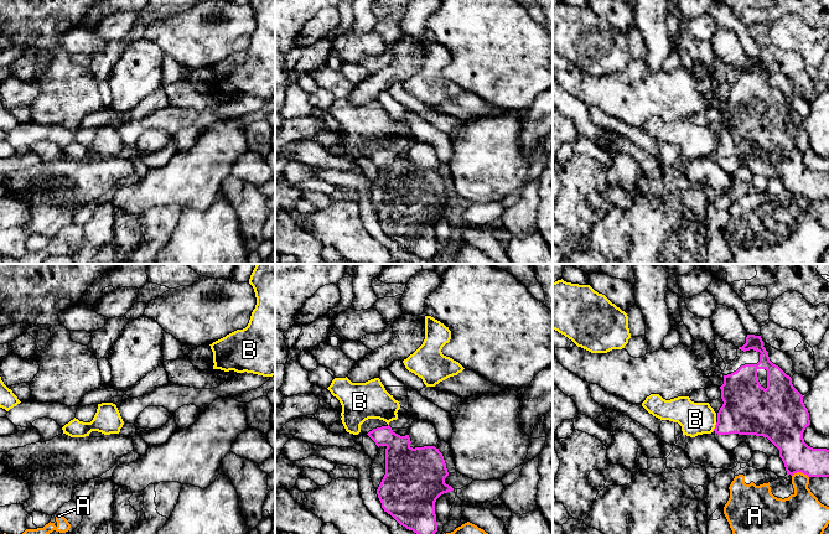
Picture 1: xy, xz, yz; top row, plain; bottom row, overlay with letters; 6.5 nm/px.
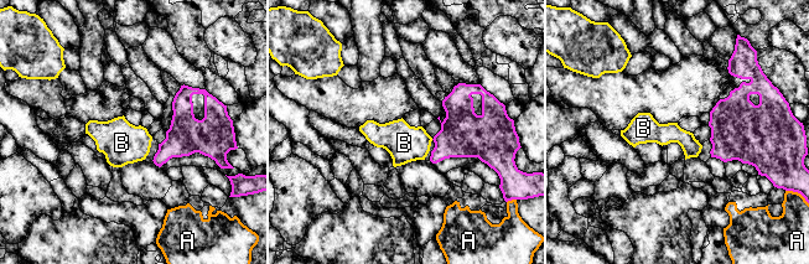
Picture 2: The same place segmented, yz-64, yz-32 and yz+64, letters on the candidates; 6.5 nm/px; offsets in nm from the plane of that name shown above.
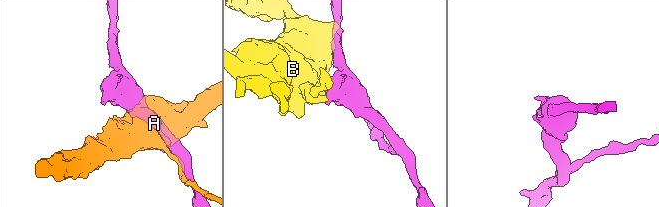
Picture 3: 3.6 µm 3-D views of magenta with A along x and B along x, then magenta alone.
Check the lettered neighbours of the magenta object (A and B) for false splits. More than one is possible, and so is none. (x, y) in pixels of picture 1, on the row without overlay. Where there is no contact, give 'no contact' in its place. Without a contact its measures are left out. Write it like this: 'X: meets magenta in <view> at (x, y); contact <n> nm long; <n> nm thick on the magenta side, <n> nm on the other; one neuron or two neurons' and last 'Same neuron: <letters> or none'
A: meets magenta in yz at (801, 193); contact 110 nm long; 200 nm thick on the magenta side, 240 nm on the other; two neurons
B: meets magenta in yz at (715, 149); contact 60 nm long; 340 nm thick on the magenta side, 220 nm on the other; two neurons
Same neuron: none

